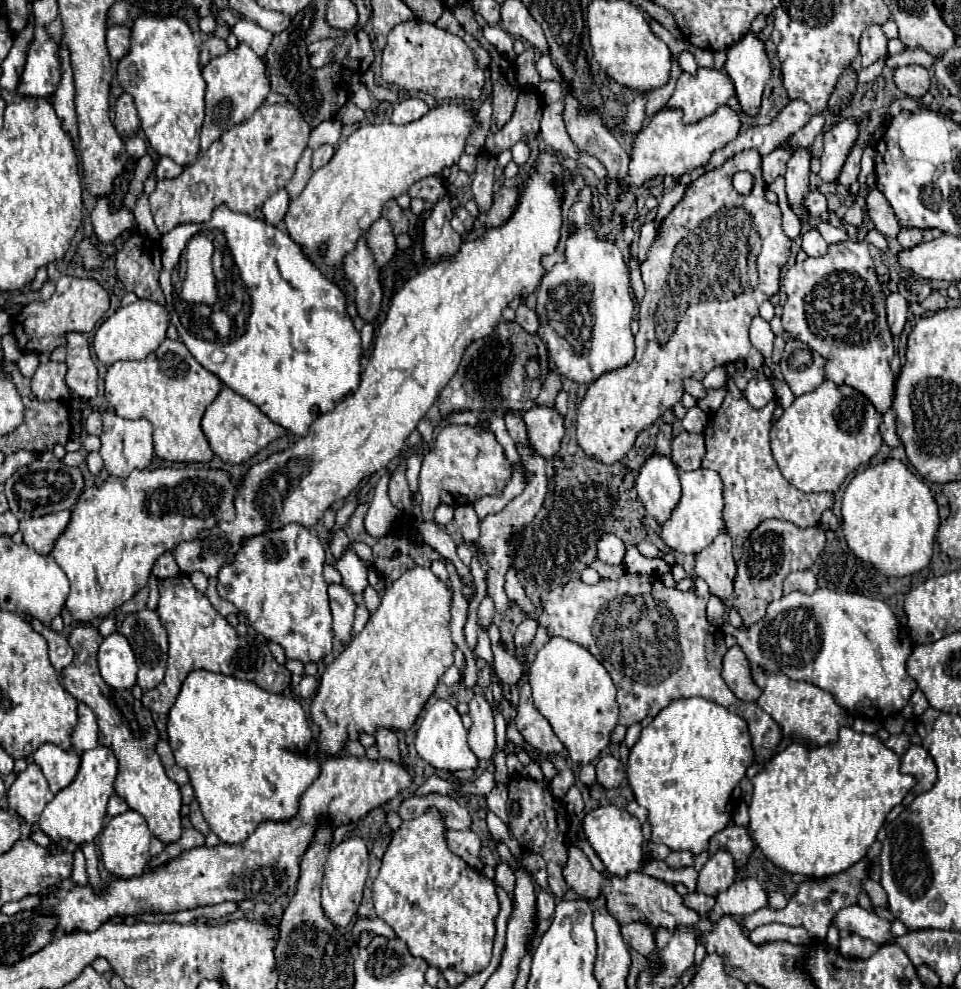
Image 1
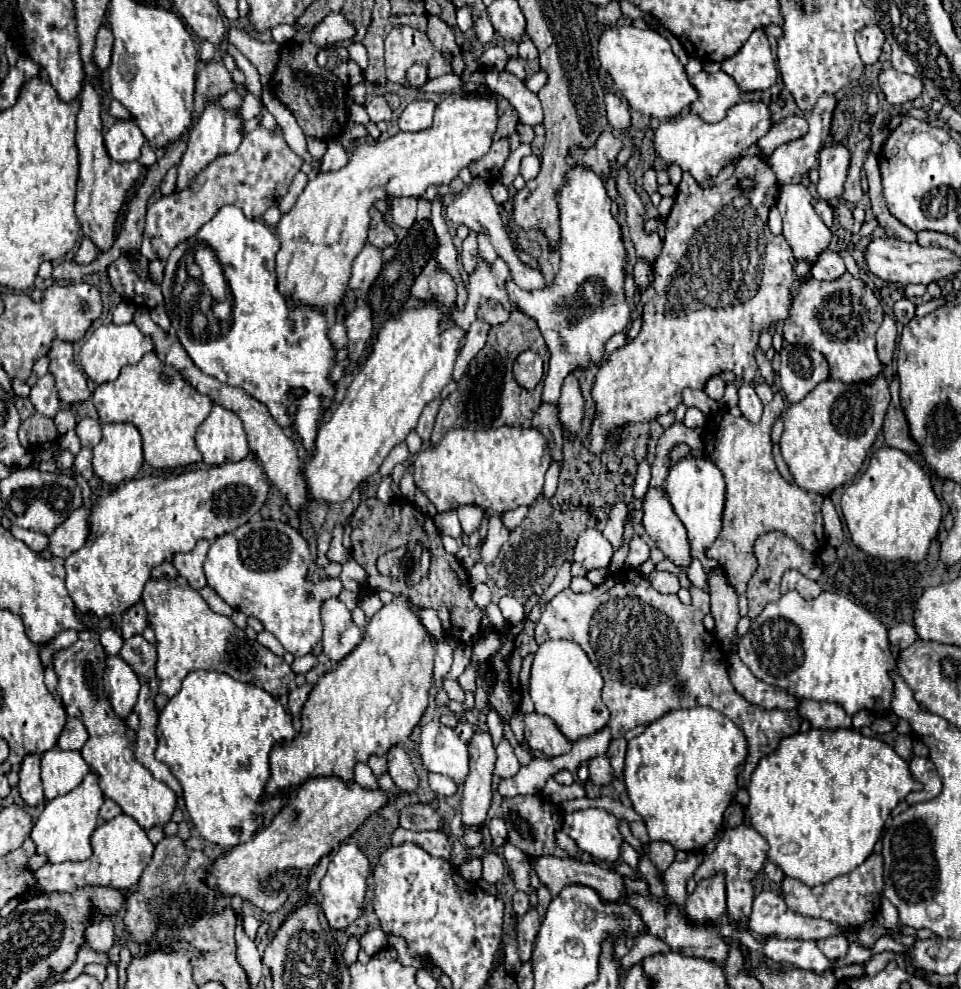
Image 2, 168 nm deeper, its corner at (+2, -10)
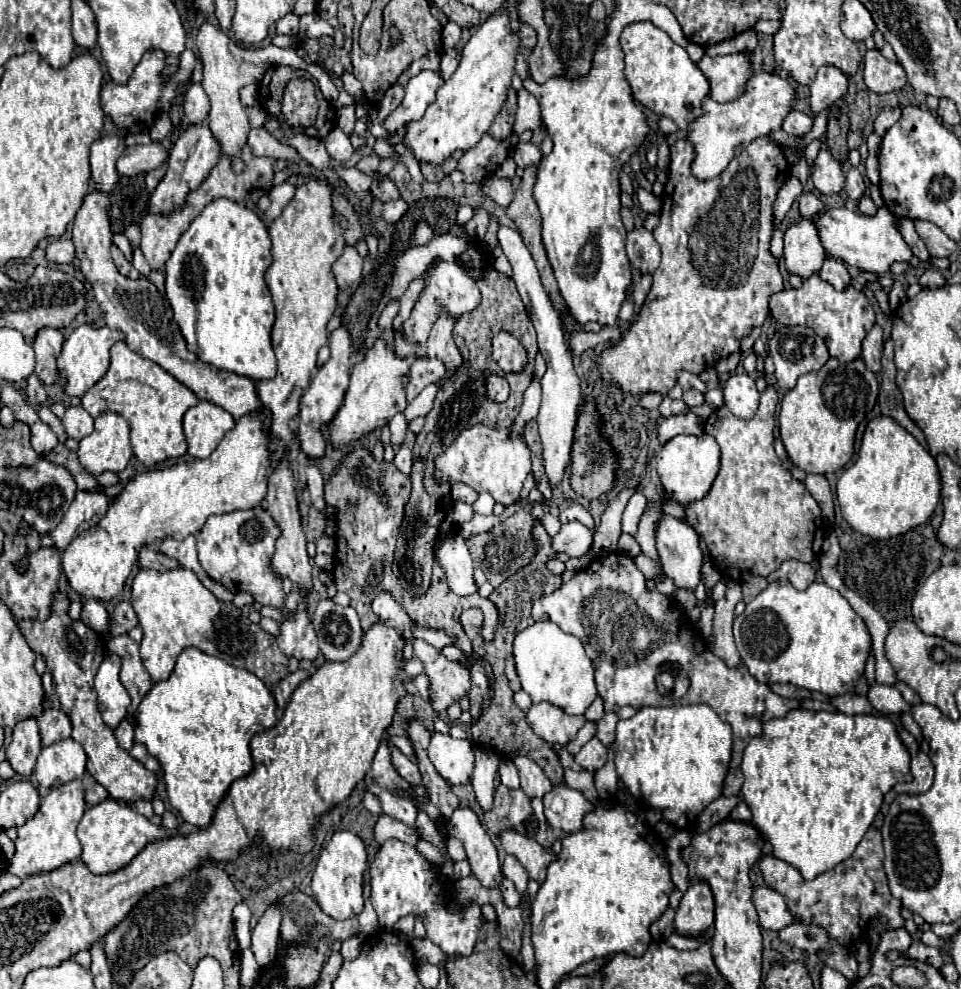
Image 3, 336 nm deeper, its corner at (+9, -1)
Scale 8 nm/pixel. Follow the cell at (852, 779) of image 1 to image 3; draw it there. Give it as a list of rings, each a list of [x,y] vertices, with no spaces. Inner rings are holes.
[[[791,709],[785,717],[781,719],[771,719],[763,725],[763,735],[755,737],[749,741],[749,745],[743,751],[743,763],[741,763],[741,771],[745,775],[745,783],[741,787],[743,793],[743,801],[747,803],[747,807],[753,813],[753,825],[773,843],[773,855],[787,861],[789,865],[797,867],[803,875],[805,881],[815,879],[817,875],[833,869],[835,865],[839,865],[841,861],[845,861],[847,857],[853,855],[855,847],[859,845],[859,841],[863,839],[863,835],[867,833],[869,825],[873,823],[881,803],[883,803],[883,795],[899,781],[909,781],[913,779],[909,775],[909,751],[903,745],[903,741],[899,739],[897,727],[889,717],[883,715],[845,715],[845,713],[831,713],[831,711],[809,711],[809,709]]]

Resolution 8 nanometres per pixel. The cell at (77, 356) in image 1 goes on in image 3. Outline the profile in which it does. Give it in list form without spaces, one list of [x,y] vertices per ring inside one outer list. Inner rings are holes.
[[[43,327],[39,329],[35,341],[33,341],[33,349],[35,349],[35,375],[45,383],[45,385],[53,385],[59,377],[57,373],[57,355],[61,353],[61,345],[63,345],[63,333],[59,329],[51,329],[51,327]]]

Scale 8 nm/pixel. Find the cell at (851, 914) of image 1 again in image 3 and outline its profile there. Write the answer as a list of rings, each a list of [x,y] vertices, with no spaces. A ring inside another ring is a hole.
[[[755,887],[753,889],[753,905],[757,909],[759,915],[759,923],[763,929],[771,929],[771,931],[779,931],[789,923],[795,923],[797,919],[793,919],[793,915],[789,915],[789,909],[785,907],[785,899],[769,889],[769,887]]]

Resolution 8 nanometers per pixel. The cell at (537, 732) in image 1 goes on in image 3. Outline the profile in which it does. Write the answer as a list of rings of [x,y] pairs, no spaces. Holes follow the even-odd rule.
[[[537,703],[527,713],[527,723],[549,745],[567,745],[585,725],[585,715],[569,715],[553,703]]]

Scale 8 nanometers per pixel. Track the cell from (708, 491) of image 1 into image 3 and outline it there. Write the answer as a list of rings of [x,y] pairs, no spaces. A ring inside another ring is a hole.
[[[703,433],[703,435],[675,435],[671,437],[661,451],[657,453],[657,473],[661,477],[663,489],[671,491],[673,497],[677,499],[677,503],[685,505],[697,499],[703,499],[709,491],[709,487],[713,485],[713,479],[717,477],[719,471],[719,445],[717,441]]]

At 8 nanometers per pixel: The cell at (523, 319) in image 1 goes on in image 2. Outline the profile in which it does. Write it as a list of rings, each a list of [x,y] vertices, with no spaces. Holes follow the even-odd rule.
[[[476,258],[476,268],[470,274],[470,282],[468,282],[468,300],[466,306],[454,308],[452,316],[456,320],[456,324],[460,324],[460,328],[464,328],[464,332],[468,332],[470,324],[476,320],[476,312],[484,302],[498,302],[502,304],[508,312],[520,310],[512,298],[506,292],[506,282],[512,280],[510,268],[502,258],[496,258],[492,264],[488,264],[484,258]]]

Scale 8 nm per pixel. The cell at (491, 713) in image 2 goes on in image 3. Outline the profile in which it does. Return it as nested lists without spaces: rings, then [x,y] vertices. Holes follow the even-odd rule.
[[[477,749],[475,753],[475,771],[471,777],[471,785],[475,789],[479,805],[487,811],[493,803],[493,791],[495,791],[495,775],[501,759],[493,755],[493,751]]]

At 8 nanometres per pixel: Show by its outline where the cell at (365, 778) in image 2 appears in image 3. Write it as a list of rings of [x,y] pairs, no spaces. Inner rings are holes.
[[[369,785],[367,787],[371,793],[375,793],[379,799],[381,799],[381,805],[383,805],[383,813],[403,821],[405,825],[409,827],[415,827],[415,819],[417,819],[417,807],[409,801],[409,799],[403,799],[403,797],[397,797],[393,795],[391,791],[385,791],[377,785]]]

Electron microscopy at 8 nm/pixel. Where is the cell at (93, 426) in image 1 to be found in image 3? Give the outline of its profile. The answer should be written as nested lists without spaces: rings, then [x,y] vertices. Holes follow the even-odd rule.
[[[71,405],[61,421],[65,425],[67,435],[77,441],[93,433],[93,417],[81,405]]]

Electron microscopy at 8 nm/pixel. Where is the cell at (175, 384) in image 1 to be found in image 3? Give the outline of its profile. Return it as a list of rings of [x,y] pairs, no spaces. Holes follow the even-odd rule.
[[[117,341],[111,347],[111,367],[105,377],[81,397],[81,407],[91,417],[99,417],[101,411],[115,411],[129,423],[133,453],[147,467],[187,453],[183,415],[197,403],[199,399],[189,387],[179,383],[157,363],[131,351],[123,341]]]

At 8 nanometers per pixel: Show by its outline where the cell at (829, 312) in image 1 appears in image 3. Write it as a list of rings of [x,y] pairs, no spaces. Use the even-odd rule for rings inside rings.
[[[819,275],[805,279],[799,289],[773,293],[769,299],[769,311],[783,325],[813,327],[813,331],[817,331],[817,335],[825,339],[829,353],[843,363],[849,363],[849,359],[857,359],[861,355],[861,343],[869,329],[875,325],[875,311],[865,299],[863,291],[857,291],[853,287],[849,287],[847,291],[837,291]]]

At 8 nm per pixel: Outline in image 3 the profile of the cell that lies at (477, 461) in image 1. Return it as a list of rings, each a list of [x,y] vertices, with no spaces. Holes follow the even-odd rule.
[[[477,425],[465,429],[437,459],[435,459],[437,479],[449,479],[451,483],[463,481],[469,483],[475,491],[489,491],[493,499],[501,505],[511,505],[519,499],[523,481],[531,471],[529,447],[521,437],[509,439],[507,429],[491,429]]]

